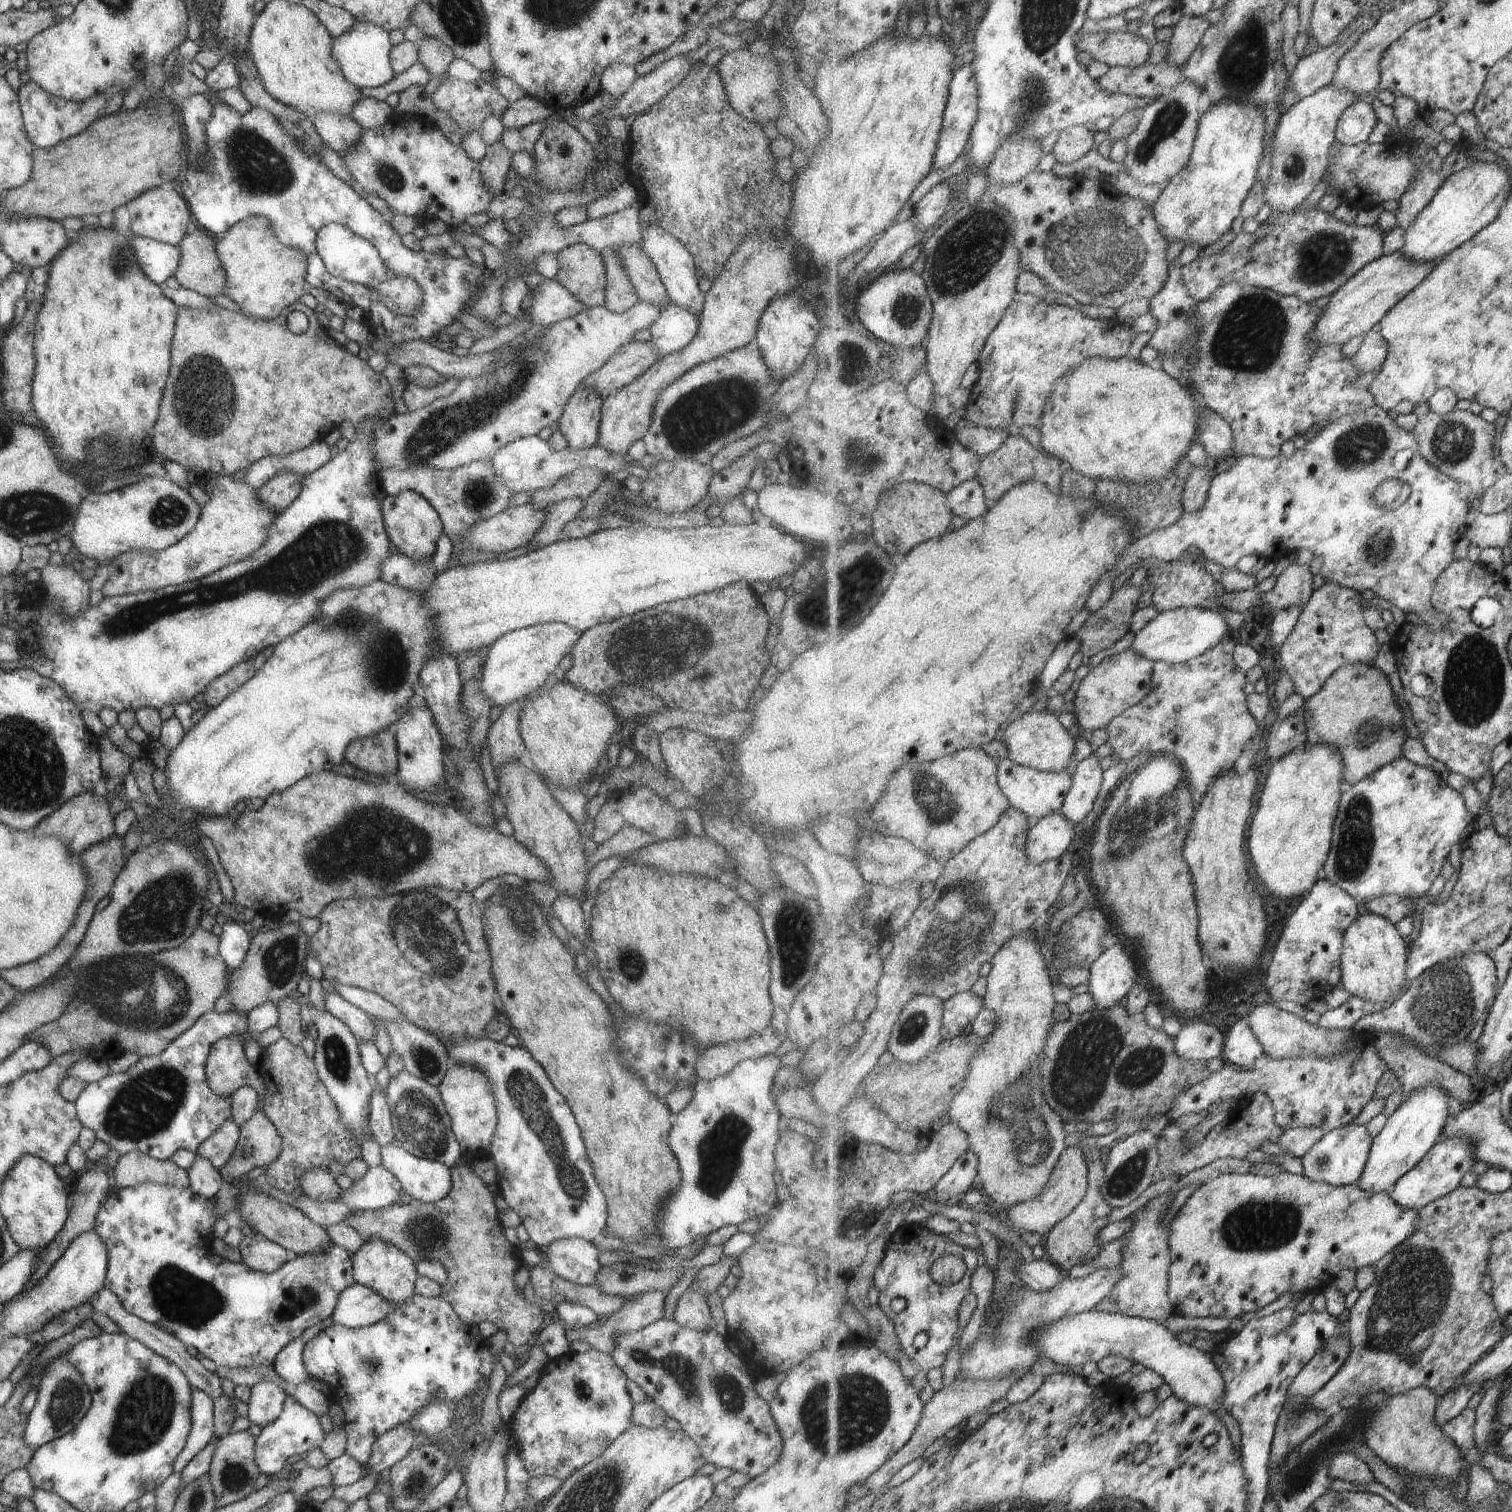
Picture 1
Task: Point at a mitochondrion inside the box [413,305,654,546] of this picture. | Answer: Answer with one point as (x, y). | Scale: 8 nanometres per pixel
(478, 494)

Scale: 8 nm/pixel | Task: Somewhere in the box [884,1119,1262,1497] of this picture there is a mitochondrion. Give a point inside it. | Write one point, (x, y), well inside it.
(1125, 1179)

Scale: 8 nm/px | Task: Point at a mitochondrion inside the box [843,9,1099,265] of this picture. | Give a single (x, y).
(1033, 100)

